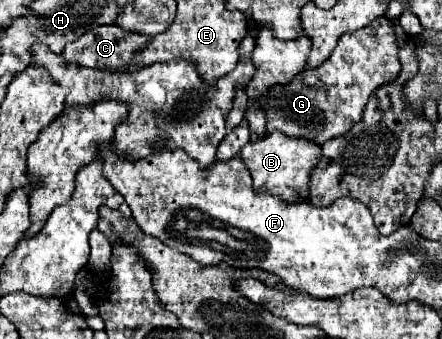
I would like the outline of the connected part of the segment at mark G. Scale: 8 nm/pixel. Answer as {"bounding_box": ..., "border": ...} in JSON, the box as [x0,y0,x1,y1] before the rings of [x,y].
{"bounding_box":[257,17,399,143],"border":[[[387,17],[375,19],[371,25],[347,31],[339,37],[337,47],[319,67],[305,69],[287,85],[273,85],[267,99],[261,95],[257,105],[265,109],[267,133],[281,131],[289,137],[305,139],[311,143],[325,143],[333,137],[345,135],[355,123],[361,121],[363,107],[371,91],[399,73],[399,59],[395,57],[395,33]]]}

